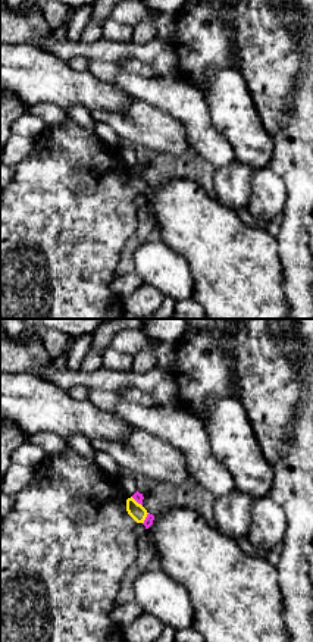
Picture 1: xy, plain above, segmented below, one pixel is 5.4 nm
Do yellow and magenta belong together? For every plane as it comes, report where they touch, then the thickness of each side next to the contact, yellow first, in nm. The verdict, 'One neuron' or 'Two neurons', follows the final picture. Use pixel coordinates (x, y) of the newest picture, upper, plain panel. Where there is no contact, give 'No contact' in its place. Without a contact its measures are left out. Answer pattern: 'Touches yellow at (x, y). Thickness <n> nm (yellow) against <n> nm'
Touches yellow at (135, 172). Thickness 90 nm (yellow) against 50 nm

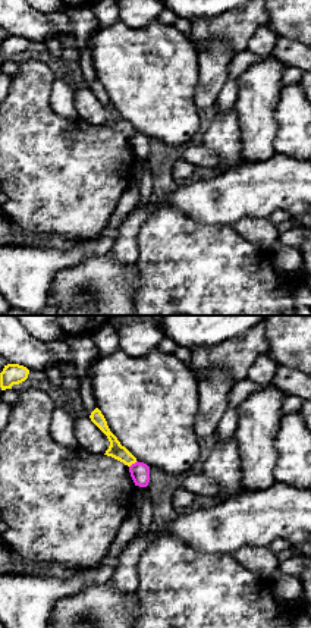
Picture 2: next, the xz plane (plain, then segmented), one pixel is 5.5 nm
Touches yellow at (132, 134). Thickness 90 nm (yellow) against 110 nm

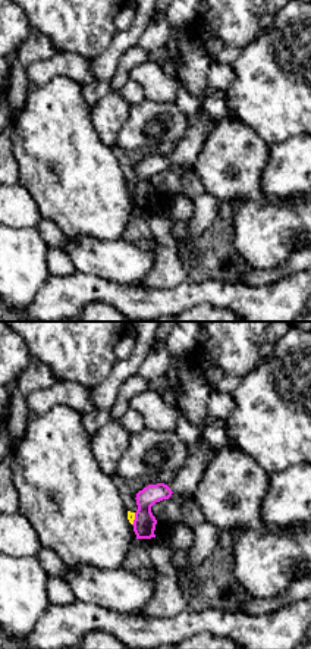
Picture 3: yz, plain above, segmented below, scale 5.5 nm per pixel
Touches yellow at (134, 190). Thickness 50 nm (yellow) against 130 nm

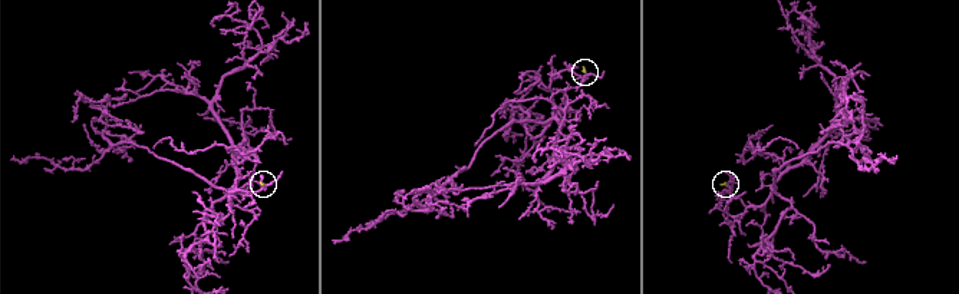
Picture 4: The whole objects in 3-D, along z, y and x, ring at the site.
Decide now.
Two neurons

